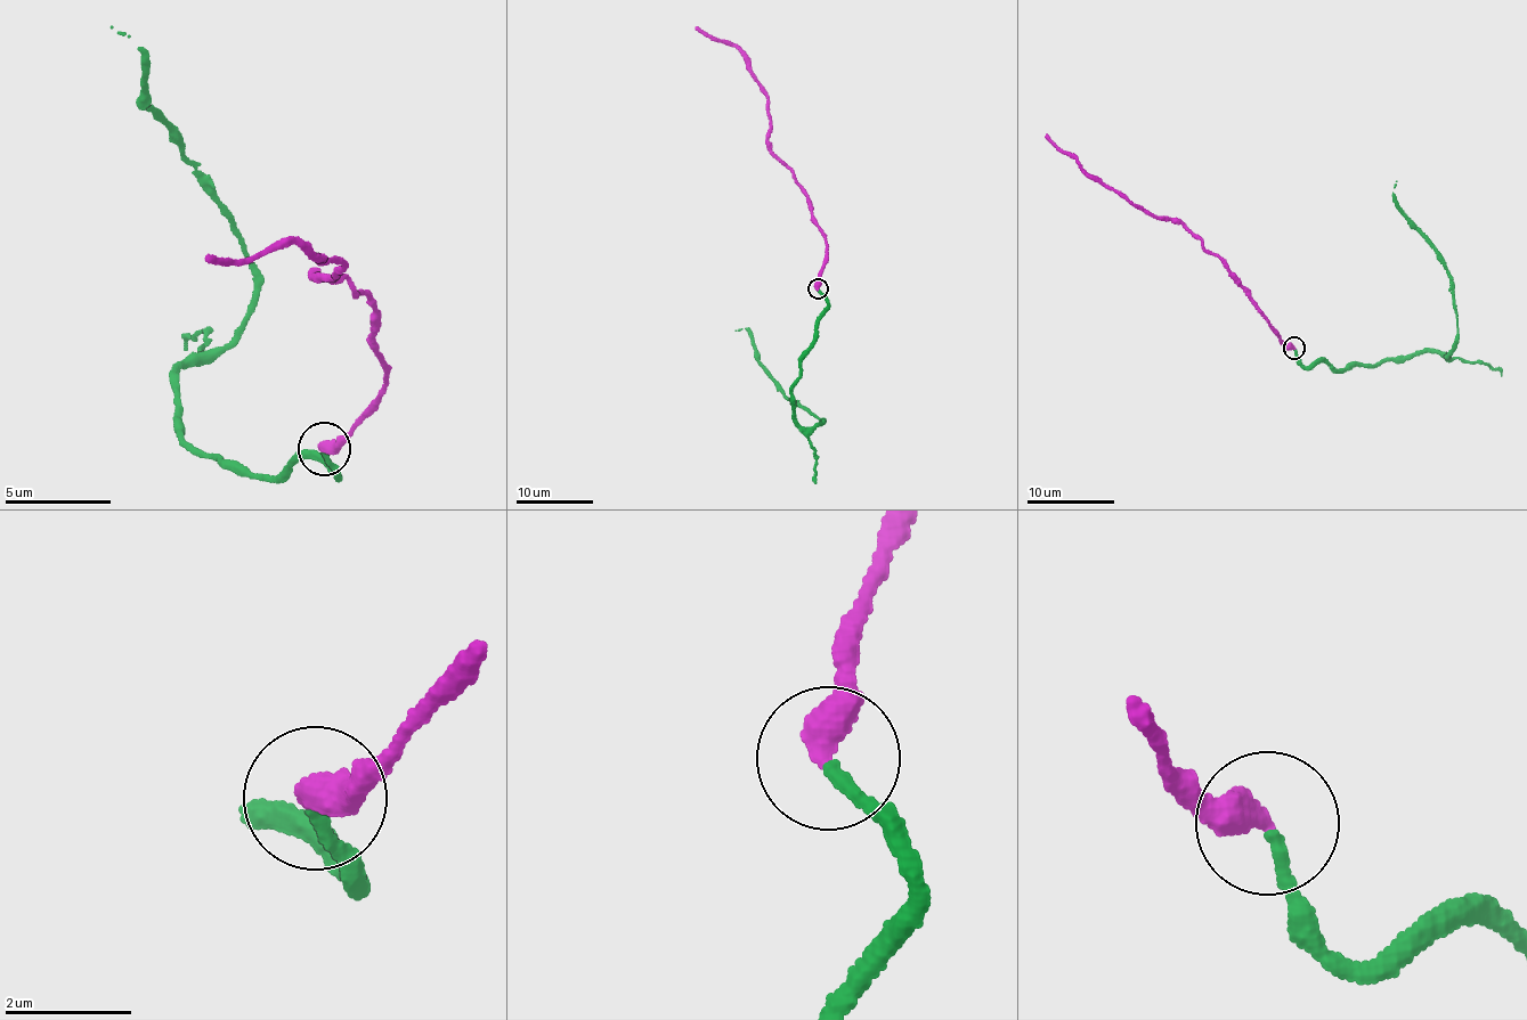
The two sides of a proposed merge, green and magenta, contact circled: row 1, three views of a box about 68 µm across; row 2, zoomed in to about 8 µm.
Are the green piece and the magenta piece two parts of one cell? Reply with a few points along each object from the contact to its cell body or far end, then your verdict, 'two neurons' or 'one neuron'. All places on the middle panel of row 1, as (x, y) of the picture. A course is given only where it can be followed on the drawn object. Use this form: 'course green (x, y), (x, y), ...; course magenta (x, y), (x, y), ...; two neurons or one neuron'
course green (818, 290), (828, 309), (793, 405), (796, 422), (822, 423), (770, 376), (746, 327), (734, 331); course magenta (817, 288), (823, 234), (806, 194), (770, 149), (766, 94), (733, 46), (696, 26); one neuron

